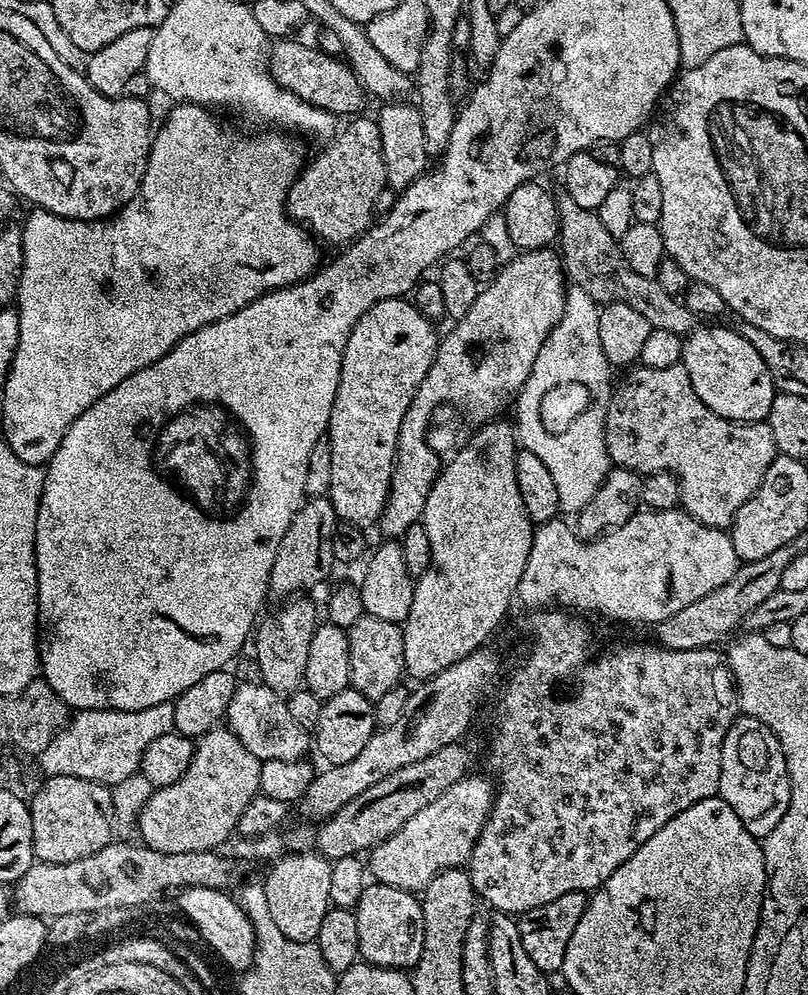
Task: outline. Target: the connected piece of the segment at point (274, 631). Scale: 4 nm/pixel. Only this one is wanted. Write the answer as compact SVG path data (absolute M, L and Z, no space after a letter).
M292 598L281 603L284 605L273 616L265 615L259 621L254 632L259 683L281 694L296 692L302 687L306 674L306 657L310 655L310 640L314 638L318 623L315 606L308 600L300 599L304 598Z

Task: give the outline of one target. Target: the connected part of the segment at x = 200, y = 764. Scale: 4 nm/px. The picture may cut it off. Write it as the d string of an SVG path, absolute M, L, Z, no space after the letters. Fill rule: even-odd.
M217 726L195 741L196 753L192 756L186 774L178 782L165 788L155 789L144 807L139 809L140 836L143 847L166 854L190 854L191 852L214 852L223 849L224 843L234 836L242 810L260 792L260 765L262 761L232 733L227 726Z

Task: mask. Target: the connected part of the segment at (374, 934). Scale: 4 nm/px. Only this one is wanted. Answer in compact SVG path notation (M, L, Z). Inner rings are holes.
M375 882L362 890L354 909L358 922L358 950L360 960L379 968L411 970L422 958L424 923L422 906L413 893Z

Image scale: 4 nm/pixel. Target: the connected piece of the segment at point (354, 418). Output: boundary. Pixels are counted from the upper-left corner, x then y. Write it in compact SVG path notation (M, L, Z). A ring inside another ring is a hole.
M397 298L370 306L370 310L358 318L354 330L350 330L326 433L330 450L330 484L326 495L336 511L337 521L365 526L375 525L380 519L384 503L388 501L388 483L392 477L392 463L396 461L402 418L436 356L438 332L436 336L432 328L435 328L433 323L421 315L411 299Z

